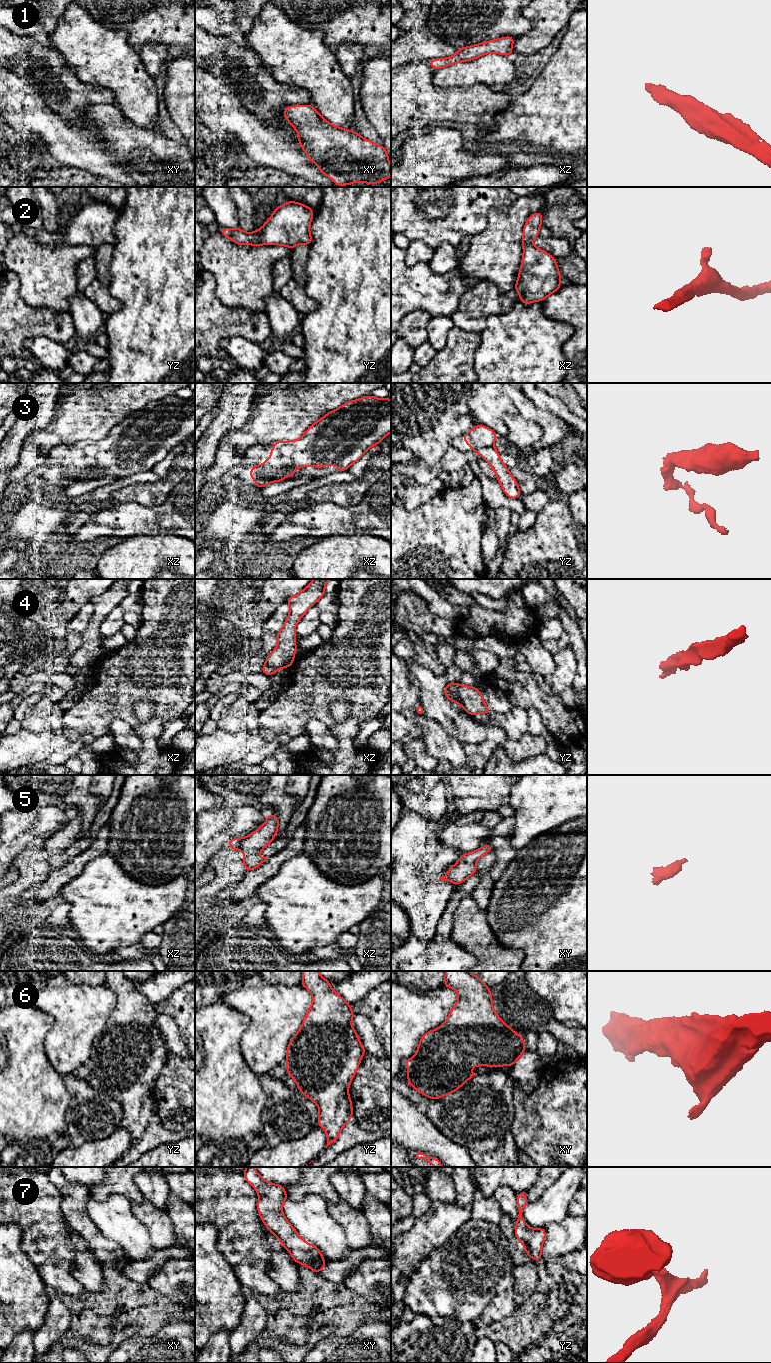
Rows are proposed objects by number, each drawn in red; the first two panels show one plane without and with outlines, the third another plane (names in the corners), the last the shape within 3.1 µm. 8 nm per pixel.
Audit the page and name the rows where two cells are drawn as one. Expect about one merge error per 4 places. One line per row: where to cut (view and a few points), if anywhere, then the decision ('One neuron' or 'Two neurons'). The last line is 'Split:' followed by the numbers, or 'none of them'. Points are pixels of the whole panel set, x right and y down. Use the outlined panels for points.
1: No split. One neuron
2: No split. One neuron
3: Split along yz (492, 445), (481, 448), (478, 451). Two neurons
4: No split. One neuron
5: No split. One neuron
6: No split. One neuron
7: No split. One neuron
Split: 3

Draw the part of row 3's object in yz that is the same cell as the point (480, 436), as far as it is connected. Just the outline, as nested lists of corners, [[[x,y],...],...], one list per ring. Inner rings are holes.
[[[475,425],[461,439],[469,444],[471,451],[479,451],[482,448],[493,446],[496,441],[496,435],[494,430],[484,425]]]

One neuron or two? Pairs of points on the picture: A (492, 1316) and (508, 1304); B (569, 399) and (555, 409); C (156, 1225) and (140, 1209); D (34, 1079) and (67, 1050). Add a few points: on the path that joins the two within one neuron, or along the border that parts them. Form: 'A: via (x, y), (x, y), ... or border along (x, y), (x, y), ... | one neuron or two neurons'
A: via (496, 1312), (504, 1304) | one neuron
B: border along (546, 393), (558, 397), (576, 415) | two neurons
C: via (152, 1221), (144, 1213) | one neuron
D: border along (45, 1041), (47, 1059), (61, 1076) | two neurons

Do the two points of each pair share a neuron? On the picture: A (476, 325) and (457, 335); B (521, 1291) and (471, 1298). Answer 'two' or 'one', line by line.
A: two
B: two

